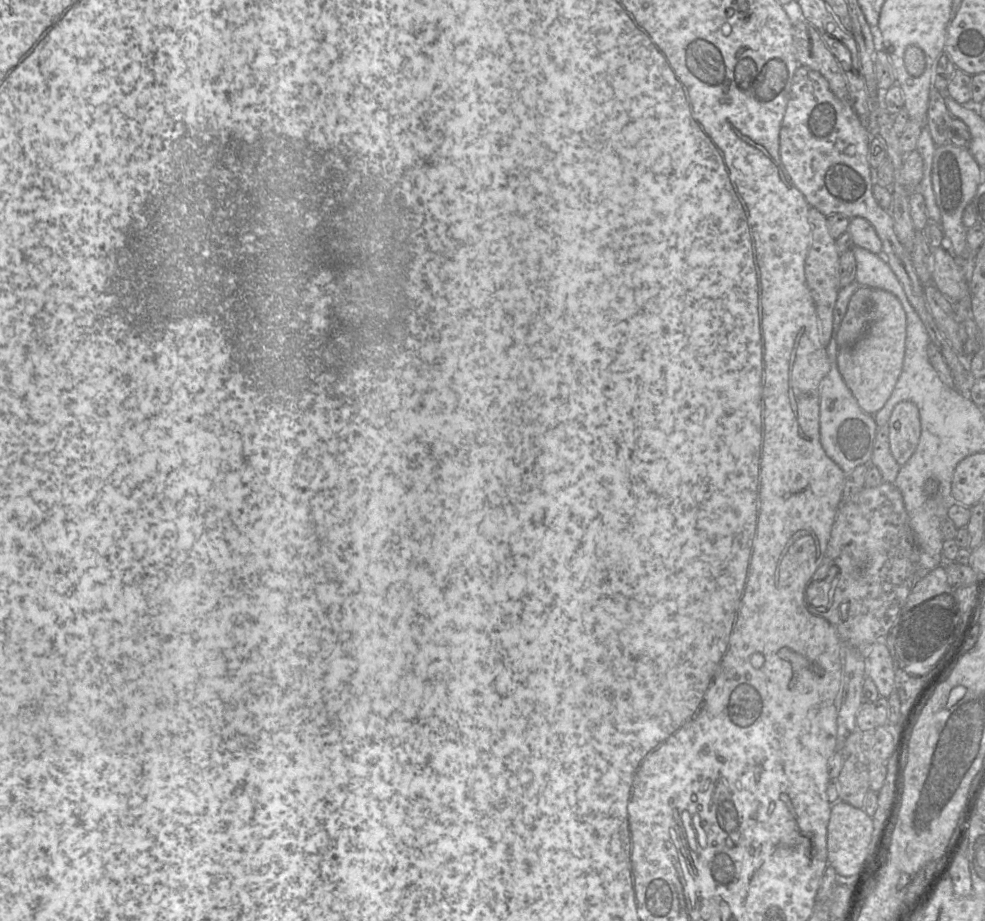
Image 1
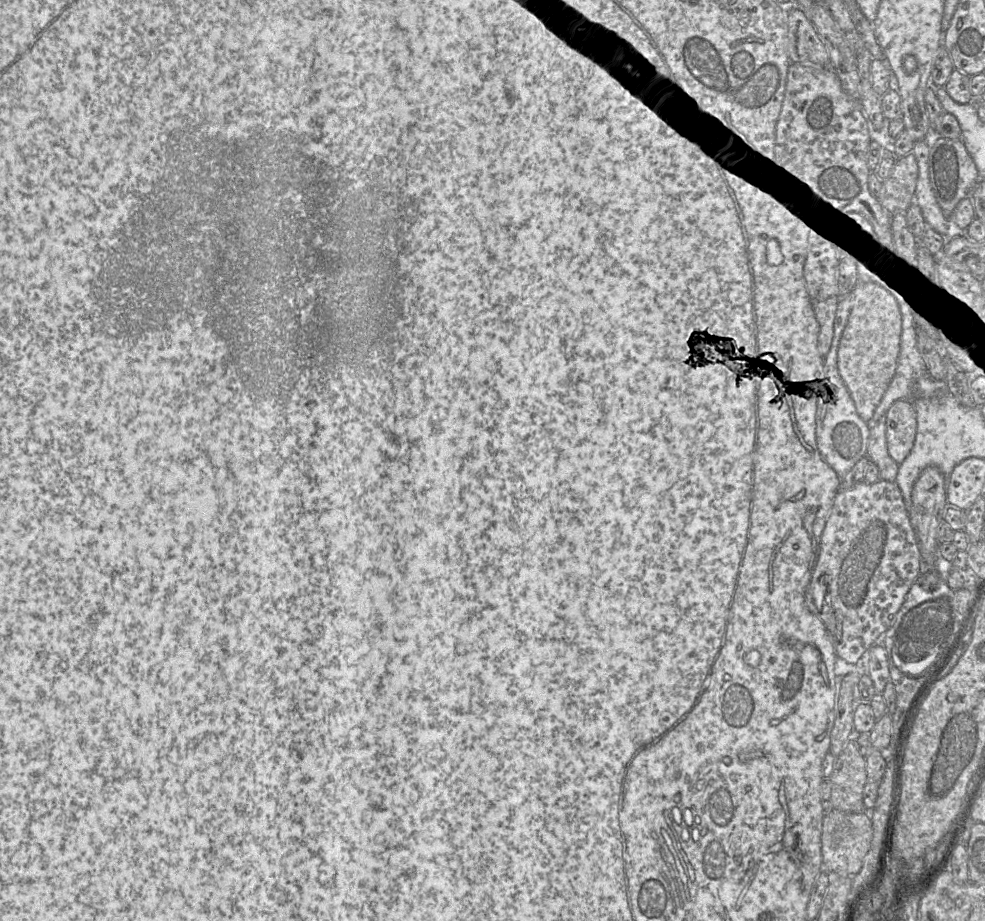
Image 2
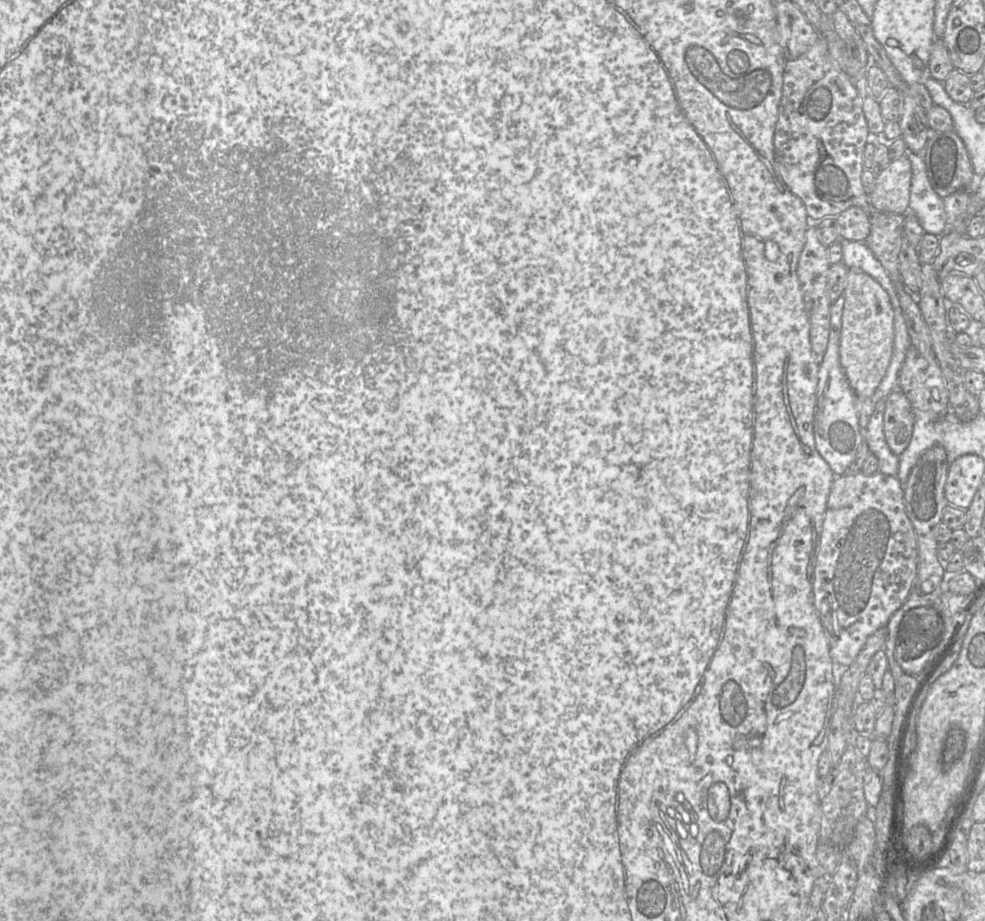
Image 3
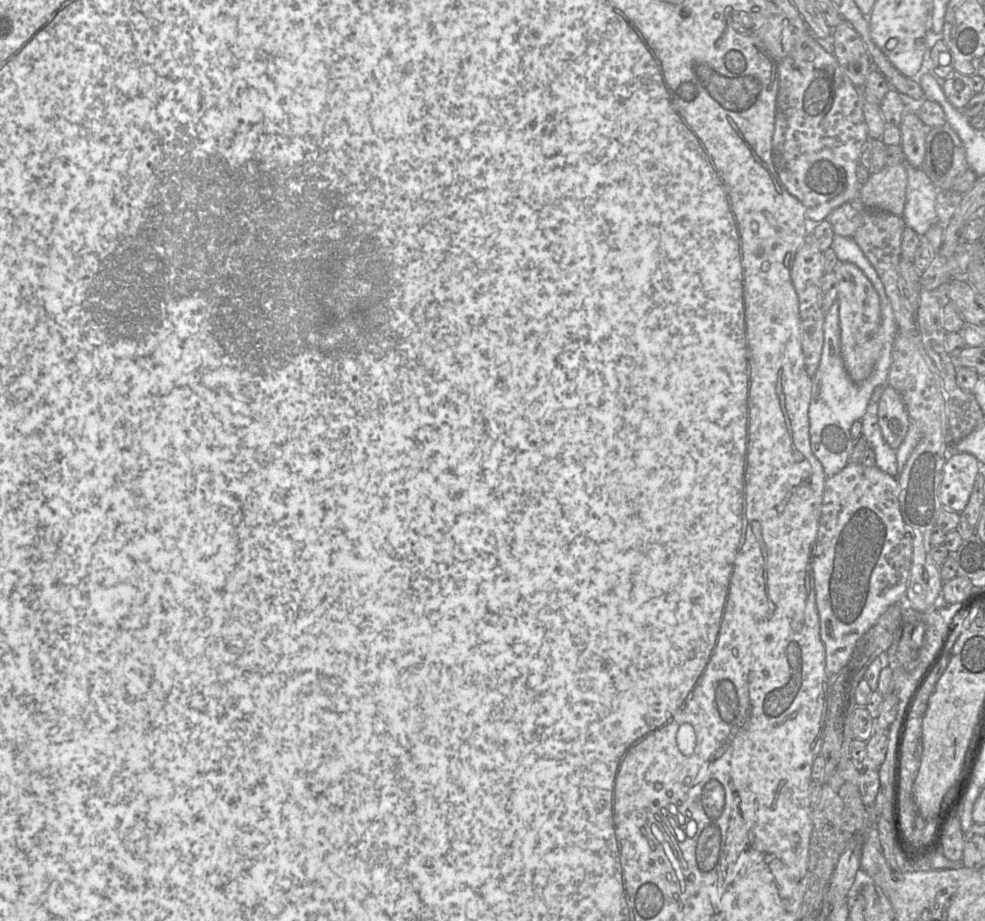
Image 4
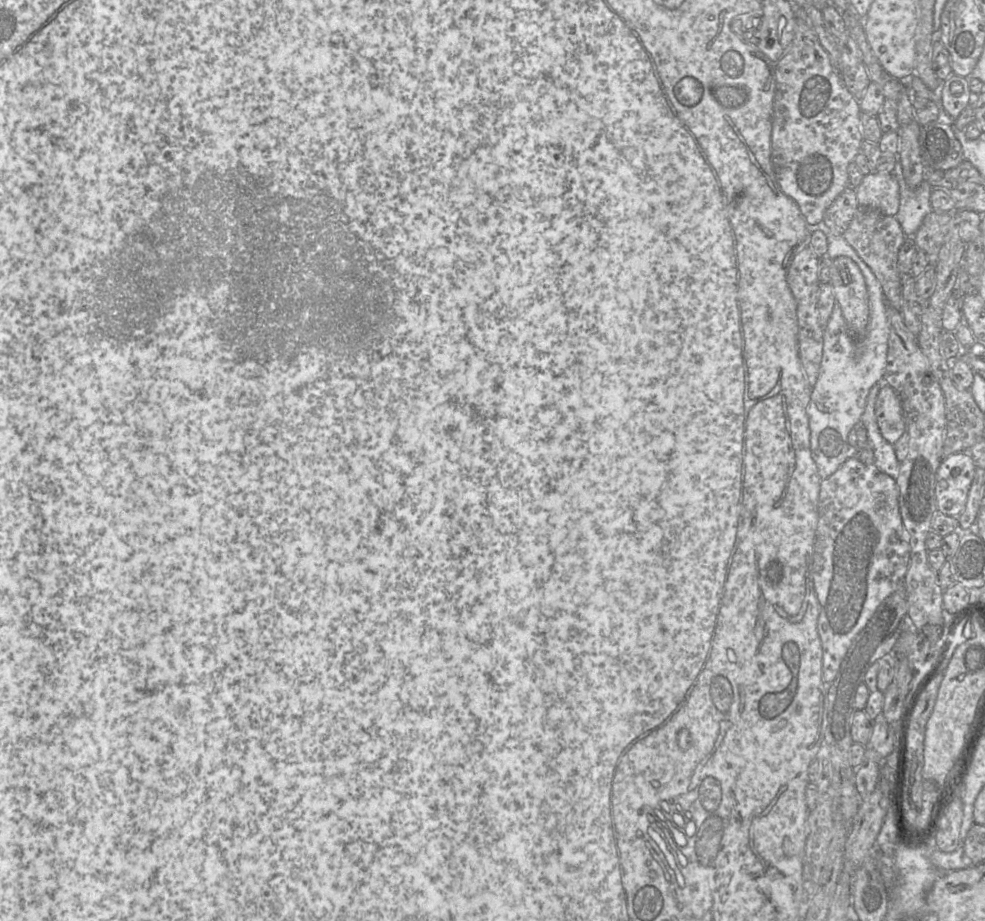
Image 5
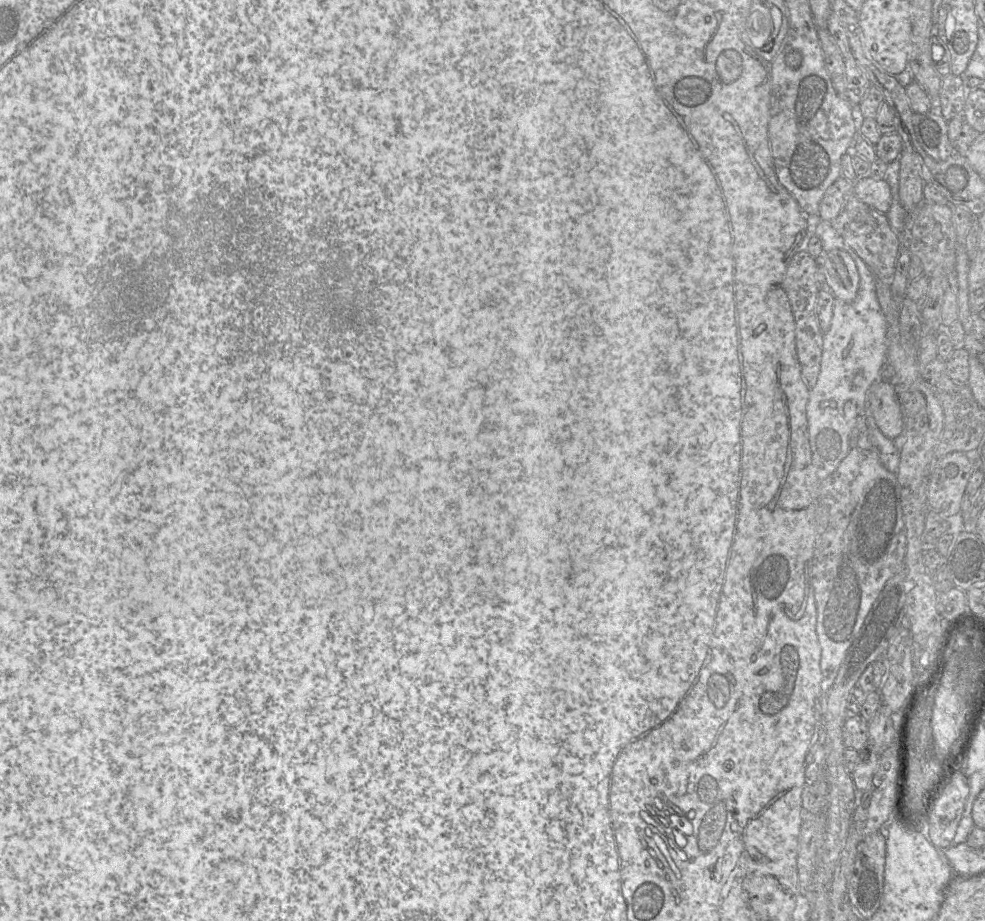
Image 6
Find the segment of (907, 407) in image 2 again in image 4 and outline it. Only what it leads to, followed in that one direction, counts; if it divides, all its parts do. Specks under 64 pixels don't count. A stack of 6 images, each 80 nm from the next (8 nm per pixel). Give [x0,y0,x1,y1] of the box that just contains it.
[878,385,911,450]

